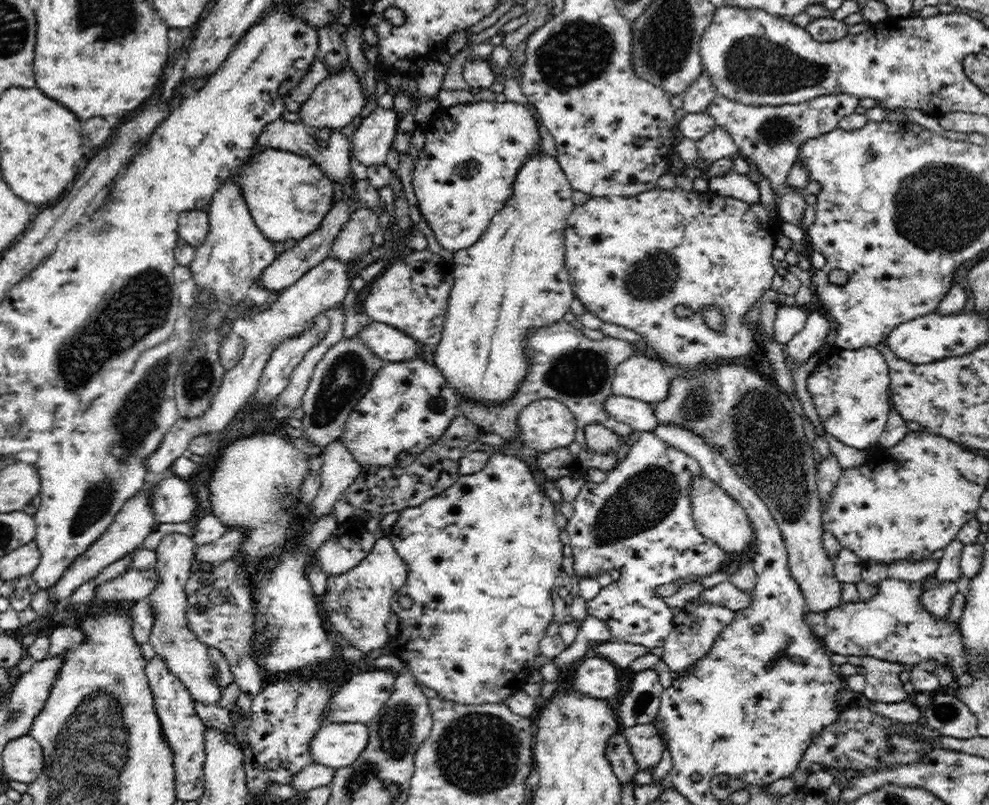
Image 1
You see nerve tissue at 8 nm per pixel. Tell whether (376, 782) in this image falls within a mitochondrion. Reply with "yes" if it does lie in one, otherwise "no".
yes

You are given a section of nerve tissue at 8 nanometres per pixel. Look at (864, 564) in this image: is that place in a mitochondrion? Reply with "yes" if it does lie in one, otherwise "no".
no

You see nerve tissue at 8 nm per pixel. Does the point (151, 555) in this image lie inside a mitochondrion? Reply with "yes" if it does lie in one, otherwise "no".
no

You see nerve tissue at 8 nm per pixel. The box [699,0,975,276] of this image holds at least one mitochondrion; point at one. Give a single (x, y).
(756, 65)

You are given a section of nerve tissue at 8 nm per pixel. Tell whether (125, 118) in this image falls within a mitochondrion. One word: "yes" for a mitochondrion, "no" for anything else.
no

